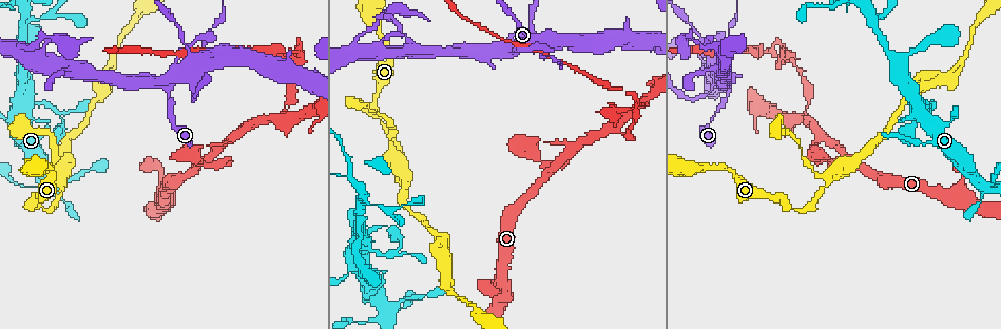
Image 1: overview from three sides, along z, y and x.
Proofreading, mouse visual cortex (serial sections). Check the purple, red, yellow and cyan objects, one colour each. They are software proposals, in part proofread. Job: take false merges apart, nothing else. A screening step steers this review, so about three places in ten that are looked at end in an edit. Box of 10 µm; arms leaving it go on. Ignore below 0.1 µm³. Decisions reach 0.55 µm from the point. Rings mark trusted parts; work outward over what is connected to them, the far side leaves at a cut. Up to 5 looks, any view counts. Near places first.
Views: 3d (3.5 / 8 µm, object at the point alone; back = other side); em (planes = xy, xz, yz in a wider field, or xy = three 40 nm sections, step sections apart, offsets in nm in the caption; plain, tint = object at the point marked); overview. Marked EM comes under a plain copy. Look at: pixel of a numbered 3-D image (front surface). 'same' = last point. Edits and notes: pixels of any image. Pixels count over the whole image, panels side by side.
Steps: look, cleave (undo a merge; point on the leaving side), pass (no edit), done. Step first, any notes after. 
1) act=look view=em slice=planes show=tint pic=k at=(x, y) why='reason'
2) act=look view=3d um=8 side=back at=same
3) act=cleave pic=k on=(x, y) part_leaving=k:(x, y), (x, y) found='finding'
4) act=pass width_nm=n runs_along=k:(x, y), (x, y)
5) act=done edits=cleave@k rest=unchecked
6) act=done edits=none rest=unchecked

act=look view=3d um=3.5 pic=1 at=(549, 171) why='thin neck'

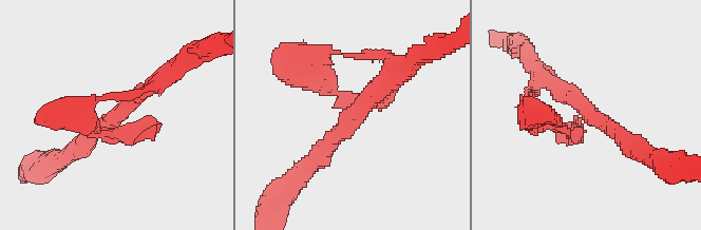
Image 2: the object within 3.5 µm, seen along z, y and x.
act=look view=em slice=xy step=1 show=tint pic=2 at=(592, 113) why='shape alone is not enough'

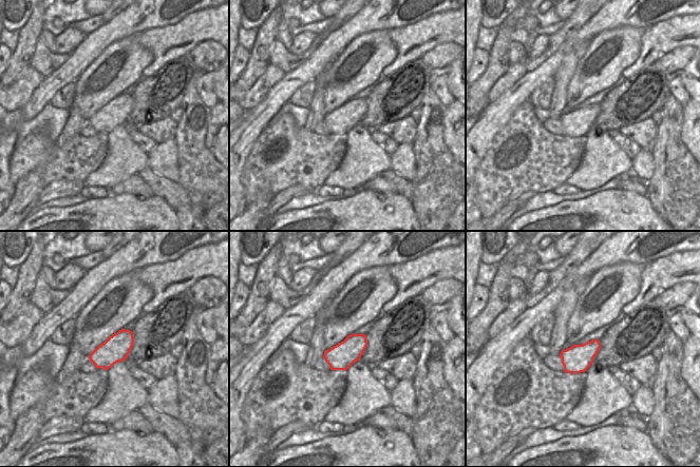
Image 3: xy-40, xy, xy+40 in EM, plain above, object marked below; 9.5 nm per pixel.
act=pass runs_along=2:(313, 161), (400, 70) found='one cell here'

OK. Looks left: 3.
act=look view=3d um=8 pic=1 at=(276, 117) why='three arms meet'

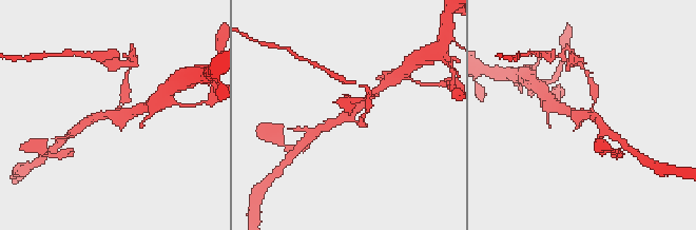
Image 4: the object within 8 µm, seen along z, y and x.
act=look view=em slice=xy step=3 show=tint at=same why='now the EM'

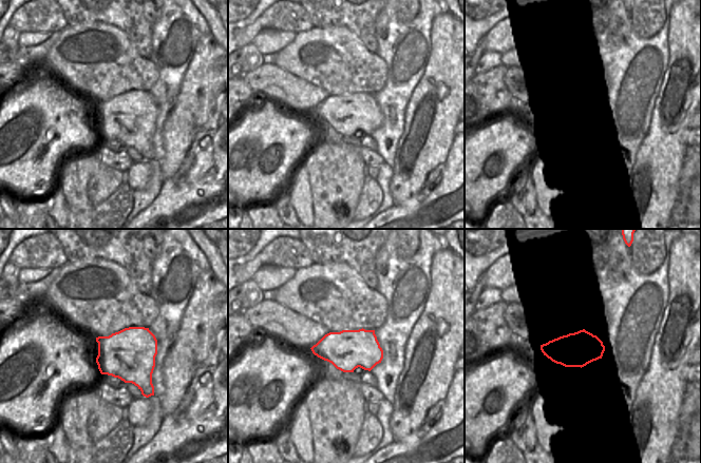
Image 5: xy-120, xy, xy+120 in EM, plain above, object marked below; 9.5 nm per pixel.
act=cleave pic=4 on=(594, 91) found='two cells meet here'

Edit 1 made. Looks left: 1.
act=done edits=cleave@4 rest=unchecked

